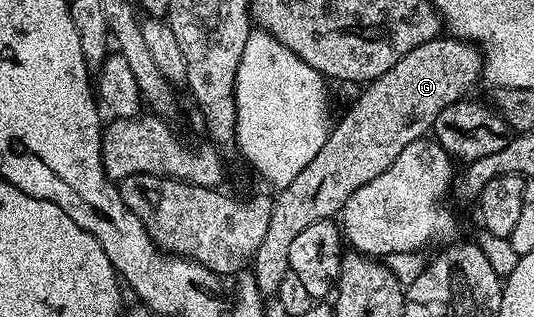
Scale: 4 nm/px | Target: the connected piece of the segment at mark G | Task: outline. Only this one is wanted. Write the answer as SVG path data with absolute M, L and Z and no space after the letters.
M438 37L411 49L383 77L373 80L364 88L365 91L353 103L353 108L342 117L341 120L332 124L329 136L323 141L323 149L311 157L308 165L302 169L291 181L291 185L280 188L276 192L271 211L271 223L267 225L267 234L263 241L259 241L259 249L251 260L251 270L257 290L262 296L276 296L279 284L283 277L290 274L289 250L291 241L307 229L307 225L315 225L315 221L333 219L340 216L345 210L345 203L367 181L375 181L375 177L386 174L398 162L397 159L416 139L428 136L433 130L435 117L447 109L447 105L456 103L458 99L466 94L465 91L473 82L483 75L483 52L480 47L465 42L464 38L454 39L452 37Z

